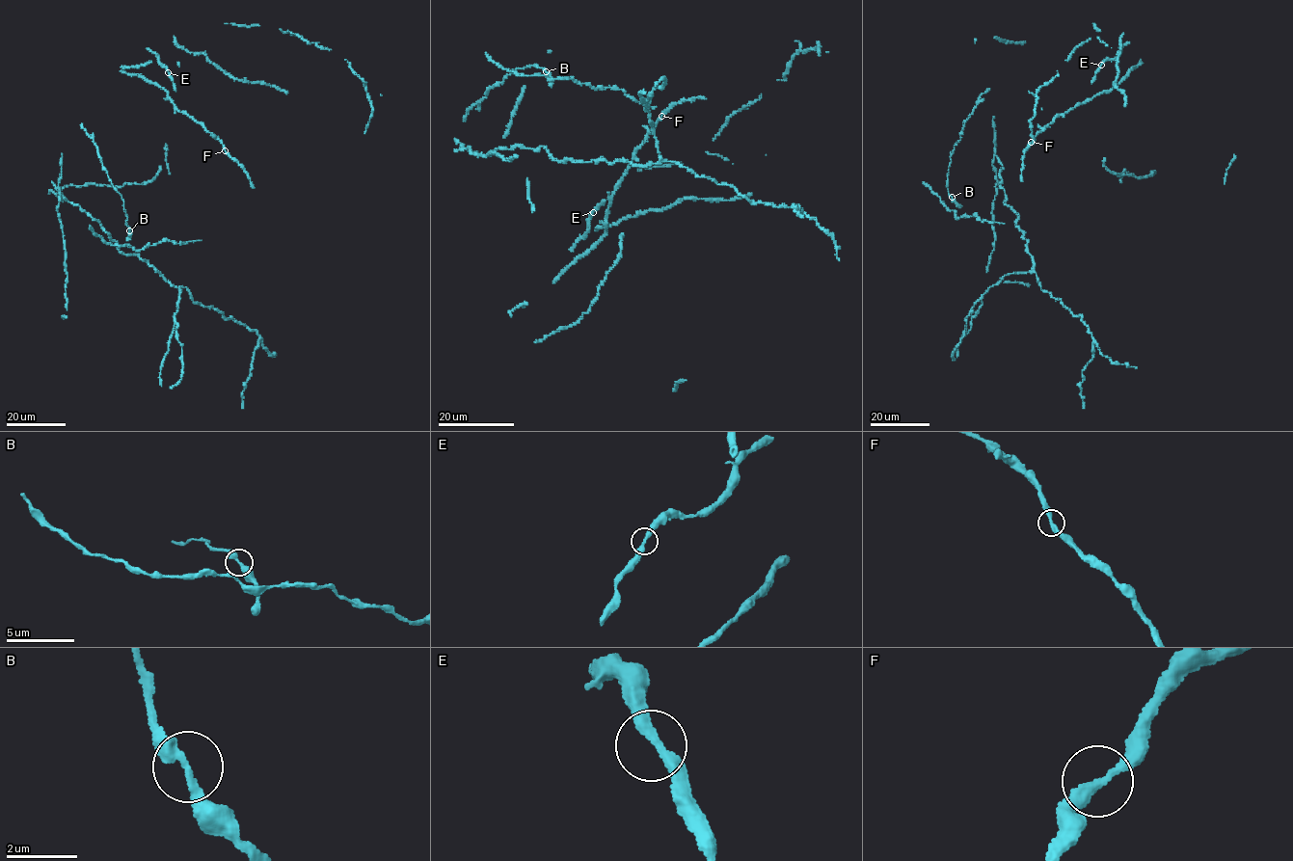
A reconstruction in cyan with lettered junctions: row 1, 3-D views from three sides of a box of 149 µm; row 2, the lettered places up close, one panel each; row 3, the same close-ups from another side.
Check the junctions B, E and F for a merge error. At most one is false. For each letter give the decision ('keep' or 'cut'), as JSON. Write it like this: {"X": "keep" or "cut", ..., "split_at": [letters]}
{"B": "cut", "E": "keep", "F": "keep", "split_at": ["B"]}

